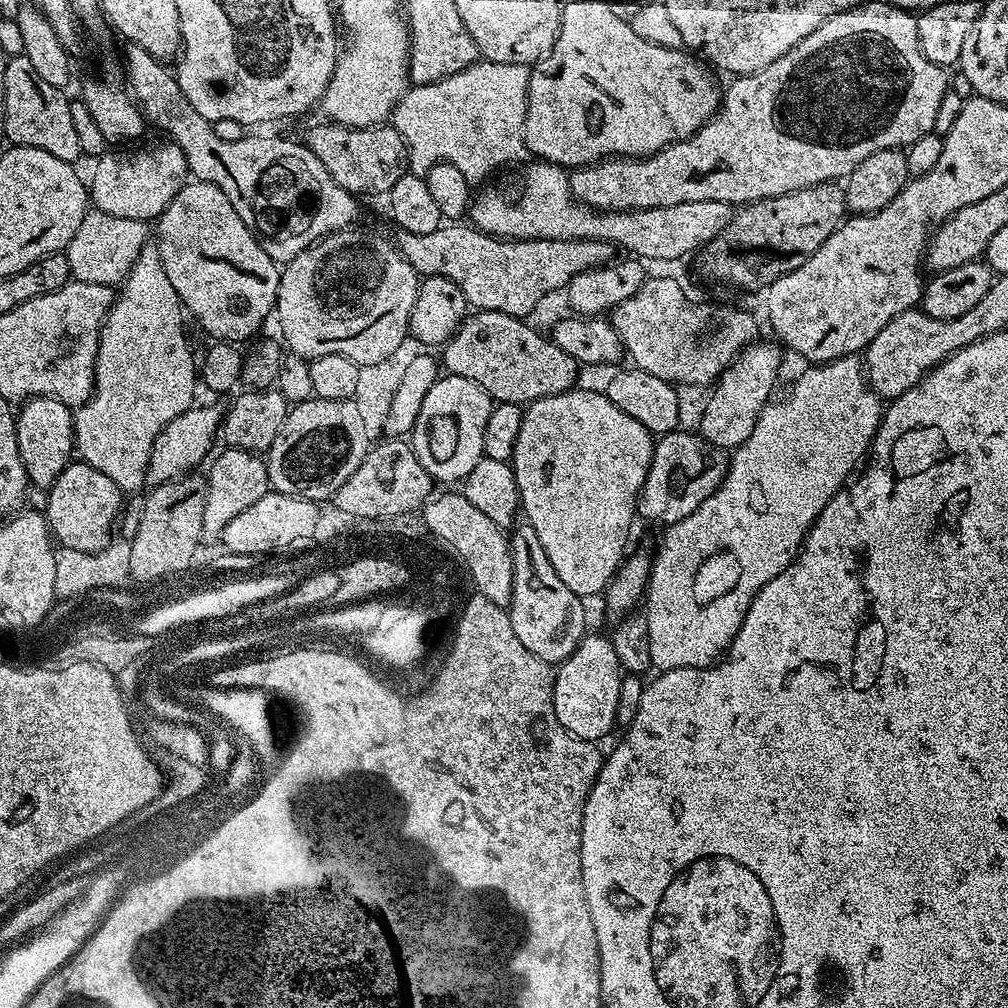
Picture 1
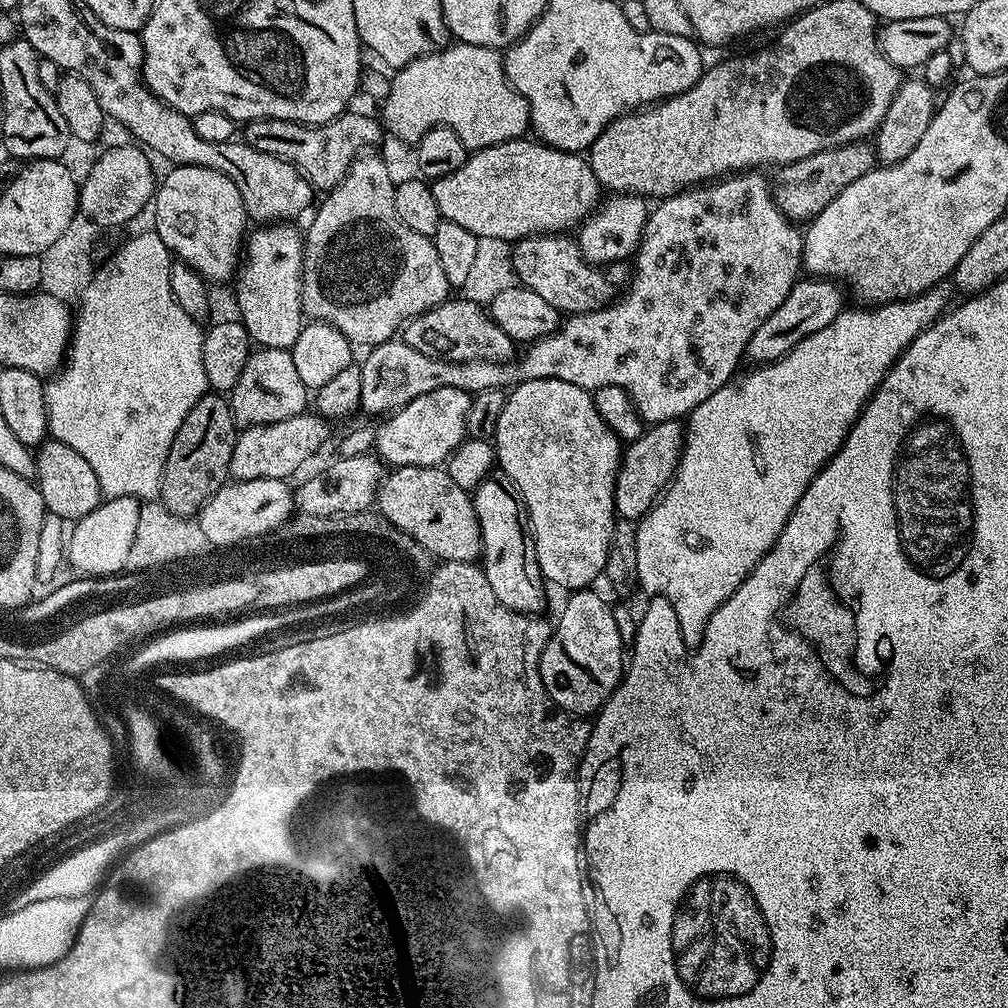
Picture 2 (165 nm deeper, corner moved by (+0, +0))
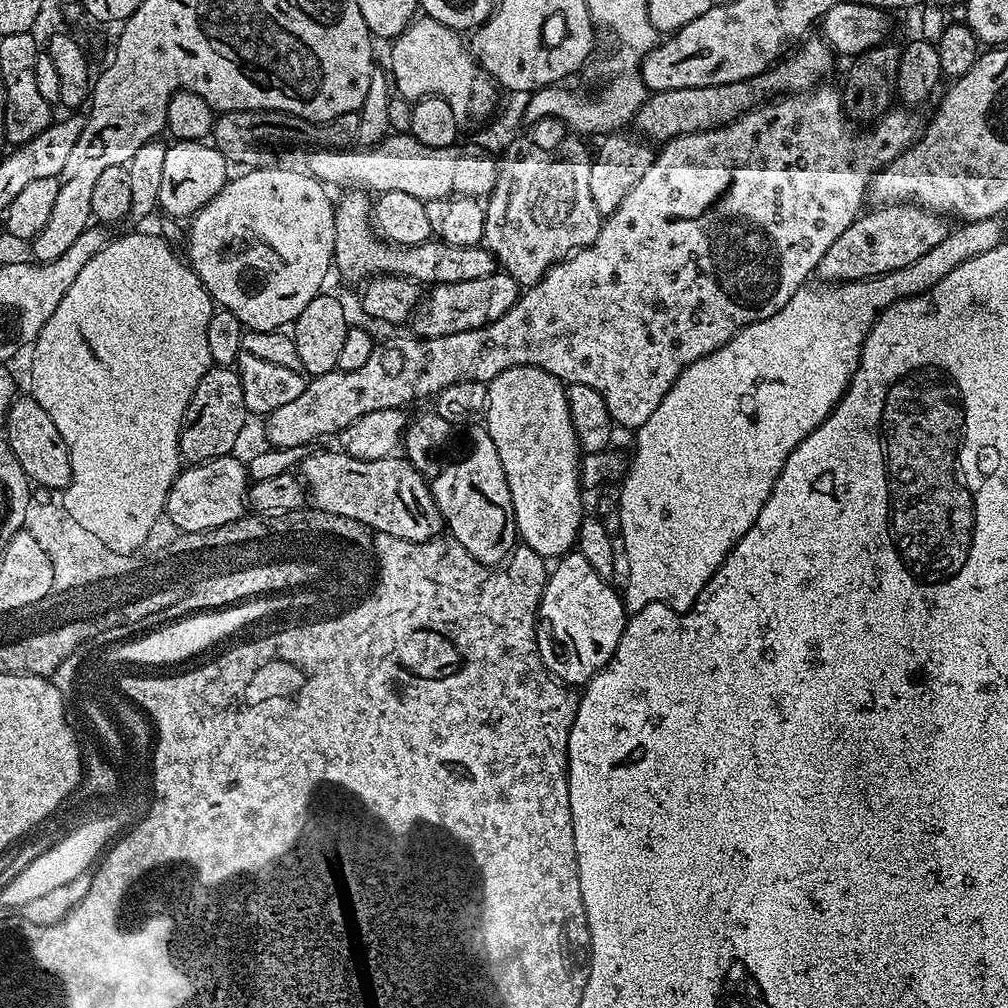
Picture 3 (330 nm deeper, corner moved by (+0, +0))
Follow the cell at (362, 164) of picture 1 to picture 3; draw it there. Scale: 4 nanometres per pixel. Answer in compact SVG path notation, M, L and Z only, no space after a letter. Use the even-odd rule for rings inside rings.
M226 112L216 117L216 123L212 125L211 143L223 156L228 159L229 165L244 164L245 169L265 167L269 163L268 148L275 144L308 144L304 146L315 146L316 148L347 148L357 143L359 112L350 114L338 114L338 118L328 120L325 124L312 124L303 120L300 116L288 116L285 112Z

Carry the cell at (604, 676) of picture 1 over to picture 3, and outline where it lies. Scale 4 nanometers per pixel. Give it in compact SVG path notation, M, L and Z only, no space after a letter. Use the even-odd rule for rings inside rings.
M578 550L551 565L538 609L536 648L546 670L565 686L583 686L592 680L608 665L622 638L626 623L624 601L608 583Z

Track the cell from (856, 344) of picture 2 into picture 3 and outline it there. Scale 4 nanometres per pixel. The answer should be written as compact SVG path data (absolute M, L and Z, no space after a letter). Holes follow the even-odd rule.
M991 216L961 223L956 226L960 228L953 227L948 236L942 238L942 242L938 246L934 246L934 250L922 254L922 258L918 258L918 262L910 262L910 266L906 266L902 270L887 272L881 276L875 276L872 280L851 280L845 284L821 283L816 286L820 288L802 287L794 294L794 298L790 298L790 302L786 302L786 306L782 306L782 310L778 310L778 314L770 314L770 318L740 329L734 338L730 338L730 342L726 342L709 356L704 356L686 370L682 370L682 374L674 382L674 386L666 394L666 398L662 398L662 402L658 402L658 410L654 410L654 414L650 414L650 418L641 428L635 429L636 453L630 456L628 470L619 485L620 490L618 488L618 521L620 520L620 536L624 539L622 556L623 559L624 556L628 559L628 581L625 582L624 588L622 587L622 599L624 607L629 613L641 612L643 608L651 604L663 604L682 613L692 609L692 603L696 601L698 594L702 594L706 582L710 582L710 578L716 573L718 566L722 566L728 552L739 542L742 534L746 534L746 530L750 530L750 526L754 526L762 506L766 506L766 498L770 498L770 490L774 490L774 482L778 478L782 466L786 466L786 458L790 458L790 454L798 446L798 442L802 442L802 438L810 435L835 410L836 403L844 397L844 391L847 390L848 383L852 380L860 361L860 351L864 345L864 339L872 329L873 322L879 318L885 308L890 307L894 302L905 300L908 296L928 292L939 280L946 278L946 274L950 274L950 270L962 266L962 262L970 262L970 258L978 258L978 254L986 254L986 250L994 250L994 246L998 246L1006 236L1002 221L1000 216Z

